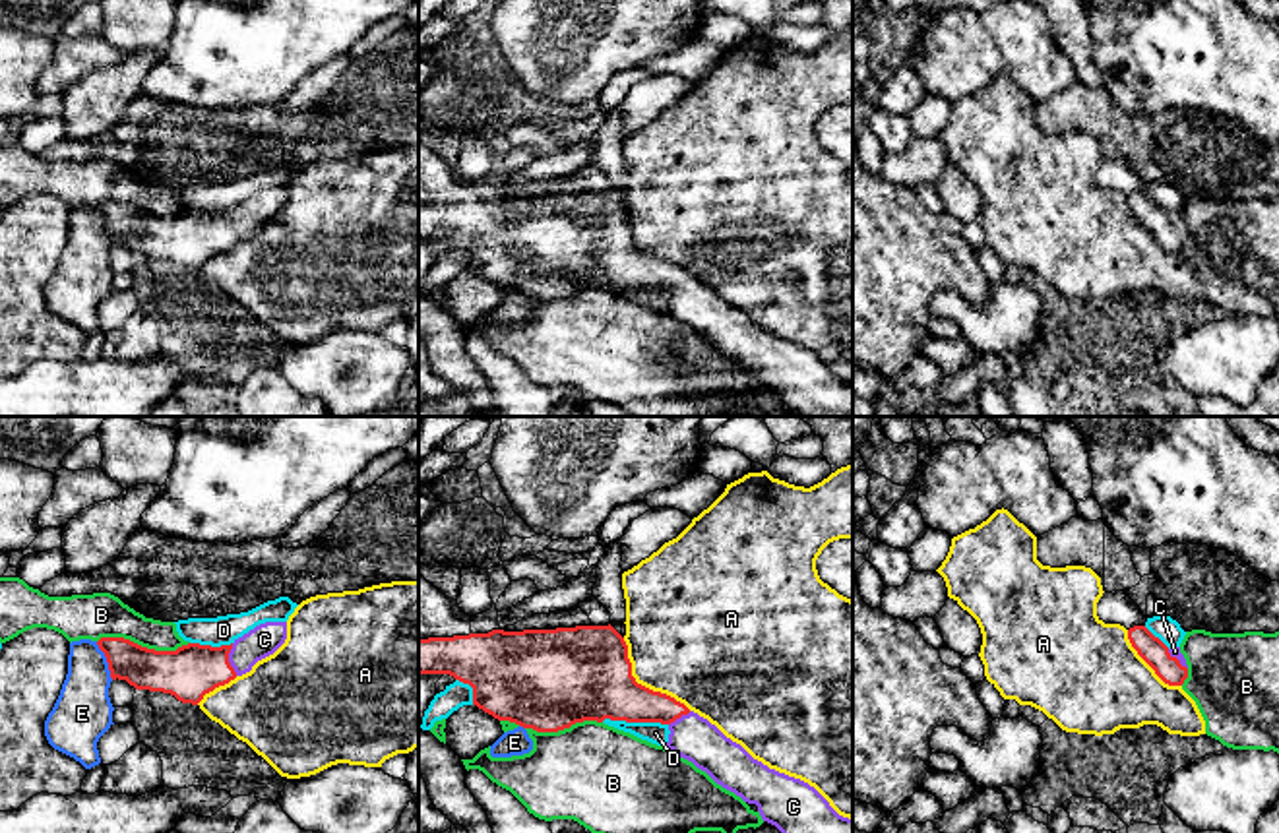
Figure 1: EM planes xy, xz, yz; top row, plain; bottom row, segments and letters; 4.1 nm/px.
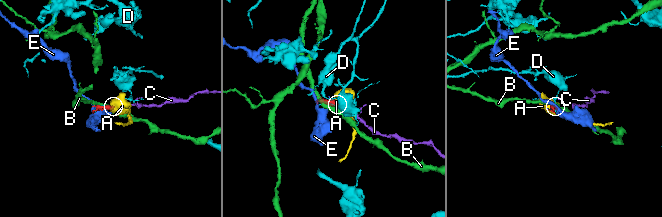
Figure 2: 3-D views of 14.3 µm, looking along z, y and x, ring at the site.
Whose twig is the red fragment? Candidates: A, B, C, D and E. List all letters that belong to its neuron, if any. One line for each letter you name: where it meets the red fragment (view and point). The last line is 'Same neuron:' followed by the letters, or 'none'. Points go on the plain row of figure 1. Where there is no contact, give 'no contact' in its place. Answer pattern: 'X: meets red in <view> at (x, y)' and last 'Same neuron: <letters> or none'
C: meets red in xy at (227, 225)
Same neuron: C

